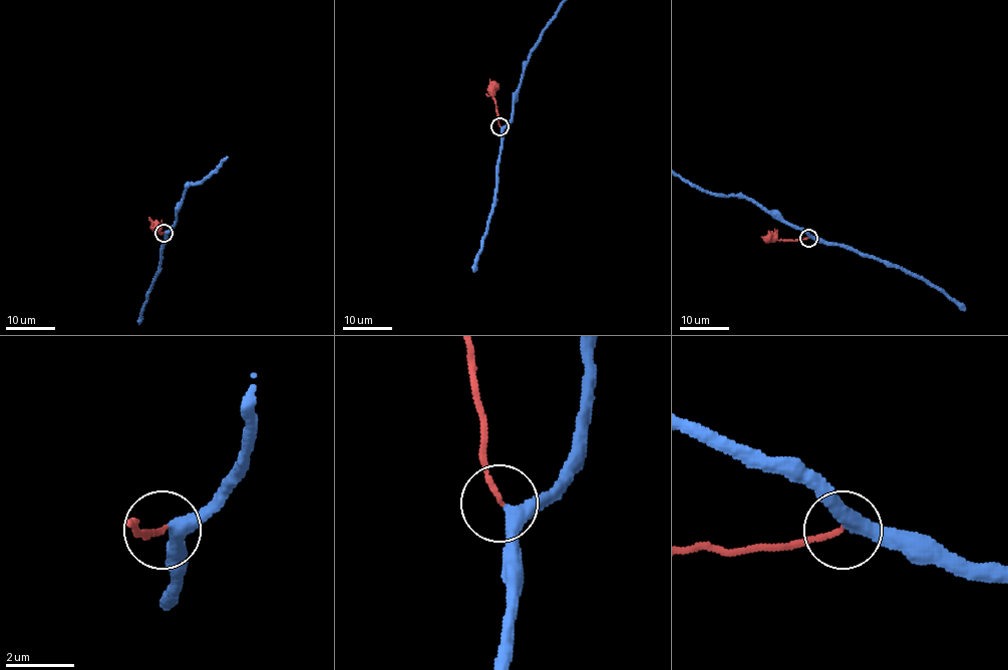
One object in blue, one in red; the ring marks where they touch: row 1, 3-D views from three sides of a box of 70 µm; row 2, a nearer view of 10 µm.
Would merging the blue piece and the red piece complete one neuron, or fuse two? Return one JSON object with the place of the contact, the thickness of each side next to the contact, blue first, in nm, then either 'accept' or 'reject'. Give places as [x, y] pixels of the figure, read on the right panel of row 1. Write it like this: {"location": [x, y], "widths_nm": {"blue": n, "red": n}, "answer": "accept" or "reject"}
{"location": [808, 238], "widths_nm": {"blue": 360, "red": 140}, "answer": "accept"}

